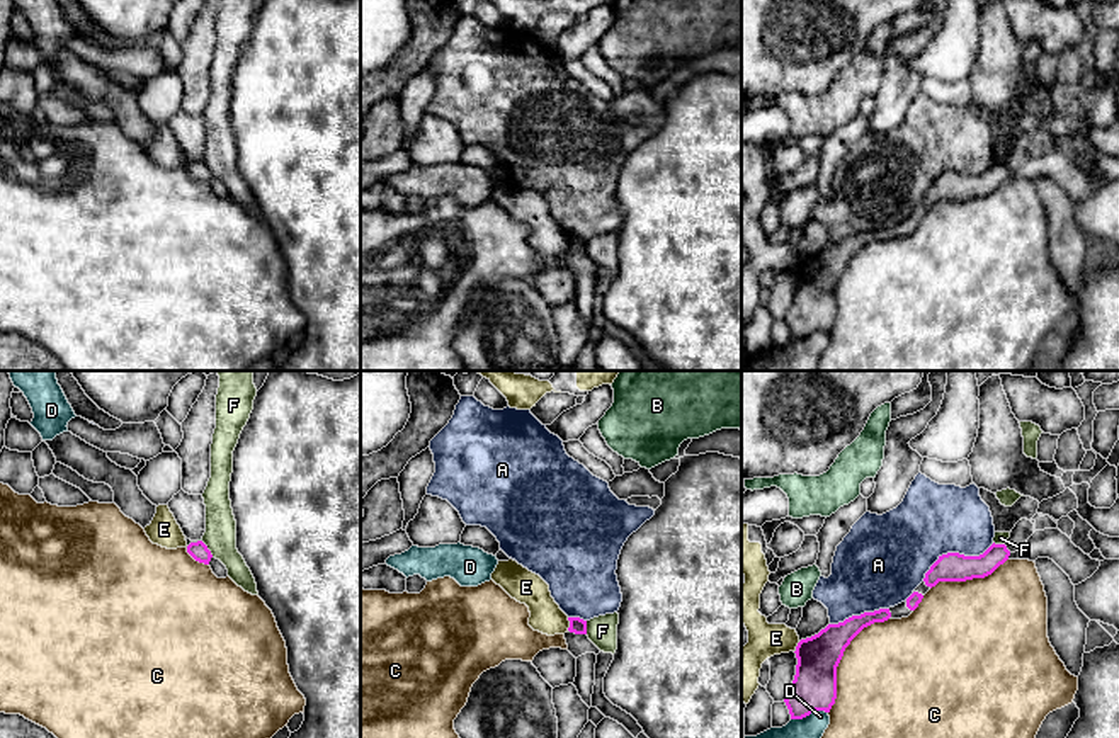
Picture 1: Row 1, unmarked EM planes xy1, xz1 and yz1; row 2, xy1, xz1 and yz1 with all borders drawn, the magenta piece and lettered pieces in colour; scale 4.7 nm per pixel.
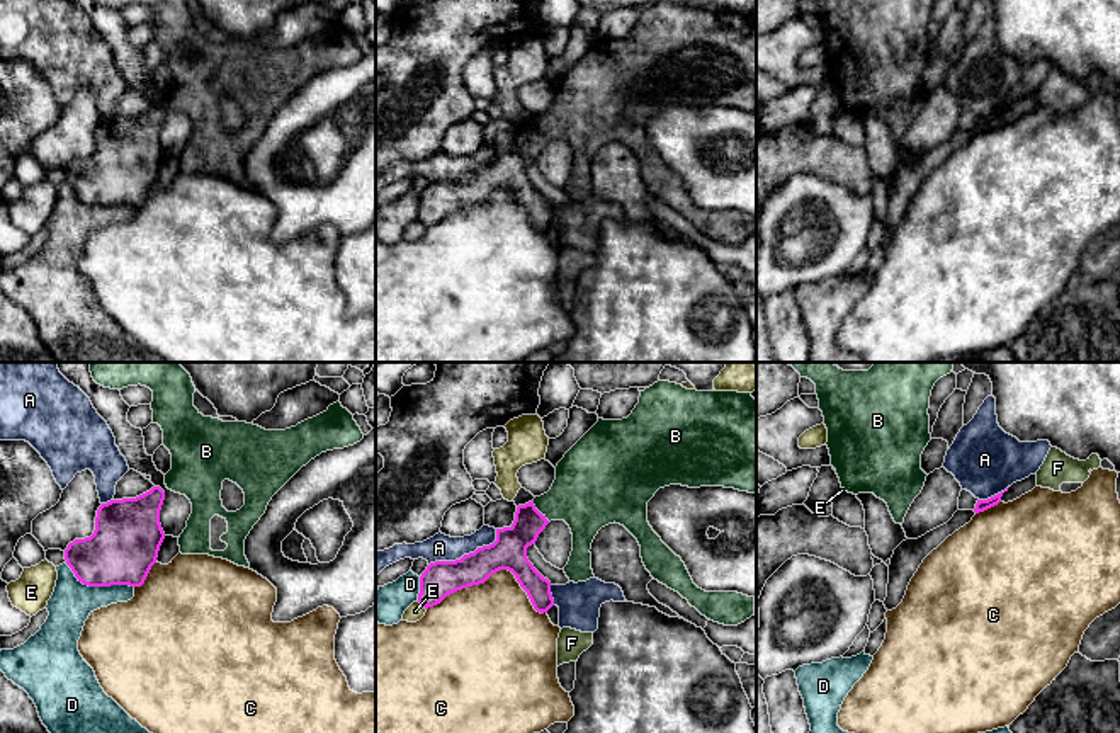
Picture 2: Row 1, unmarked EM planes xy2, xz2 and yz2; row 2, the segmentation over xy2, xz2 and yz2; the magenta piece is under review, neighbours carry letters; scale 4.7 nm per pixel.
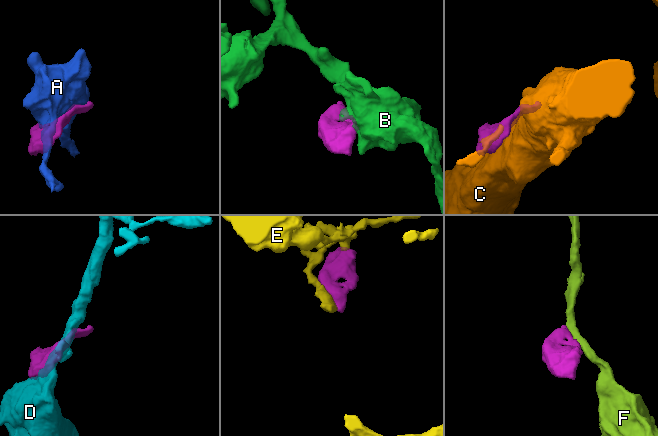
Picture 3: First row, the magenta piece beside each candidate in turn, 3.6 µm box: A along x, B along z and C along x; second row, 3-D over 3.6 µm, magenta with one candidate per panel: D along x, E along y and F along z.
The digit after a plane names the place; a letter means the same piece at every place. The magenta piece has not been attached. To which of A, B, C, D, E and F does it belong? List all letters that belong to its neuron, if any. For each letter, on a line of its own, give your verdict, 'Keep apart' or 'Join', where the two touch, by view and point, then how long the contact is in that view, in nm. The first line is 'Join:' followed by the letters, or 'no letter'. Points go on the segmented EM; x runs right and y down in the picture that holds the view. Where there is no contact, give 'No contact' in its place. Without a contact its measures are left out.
Join: B
A: Keep apart. Touches magenta at yz1 (954, 553). Shared border 380 nm
B: Join. Touches magenta at xz2 (537, 511). Shared border 130 nm
C: Keep apart. Touches magenta at xz2 (493, 572). Shared border 550 nm
D: Keep apart. Touches magenta at xy2 (99, 585). Shared border 340 nm
E: Keep apart. Touches magenta at xz1 (570, 624). Shared border 60 nm
F: Keep apart. Touches magenta at xy1 (208, 550). Shared border 100 nm

